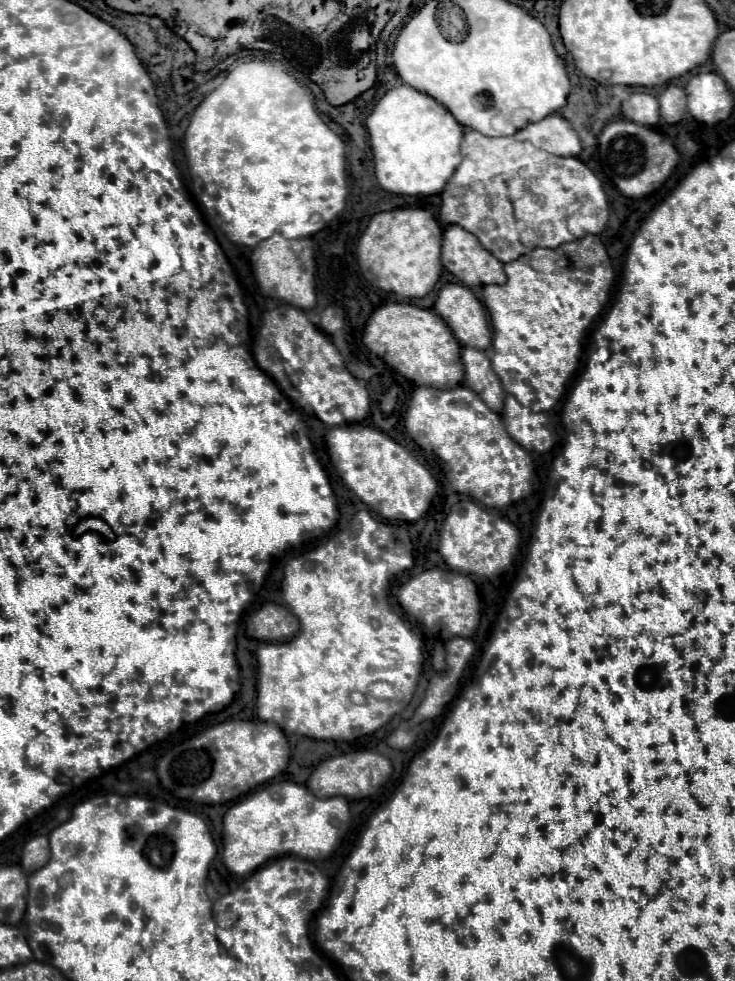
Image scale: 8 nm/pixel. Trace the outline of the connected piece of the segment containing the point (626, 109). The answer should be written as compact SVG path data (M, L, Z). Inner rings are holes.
M633 93L627 101L623 101L621 113L625 119L639 123L639 125L655 127L659 123L657 99L649 93Z

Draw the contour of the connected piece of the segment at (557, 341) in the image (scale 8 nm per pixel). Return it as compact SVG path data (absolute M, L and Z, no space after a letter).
M585 235L577 241L559 245L557 249L537 247L529 255L523 255L511 263L505 263L507 283L505 285L485 285L483 299L493 330L491 345L491 363L495 373L499 375L505 399L507 395L515 395L521 405L531 407L535 413L549 411L563 395L565 383L571 373L577 369L581 355L581 339L595 319L595 315L605 305L615 273L609 263L607 251L597 235Z

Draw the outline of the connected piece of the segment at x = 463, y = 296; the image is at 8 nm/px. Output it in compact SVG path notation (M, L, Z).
M459 283L445 285L439 291L433 309L451 327L463 347L481 351L489 347L491 329L487 323L487 313L481 301L477 301L477 297L469 291L469 287Z

